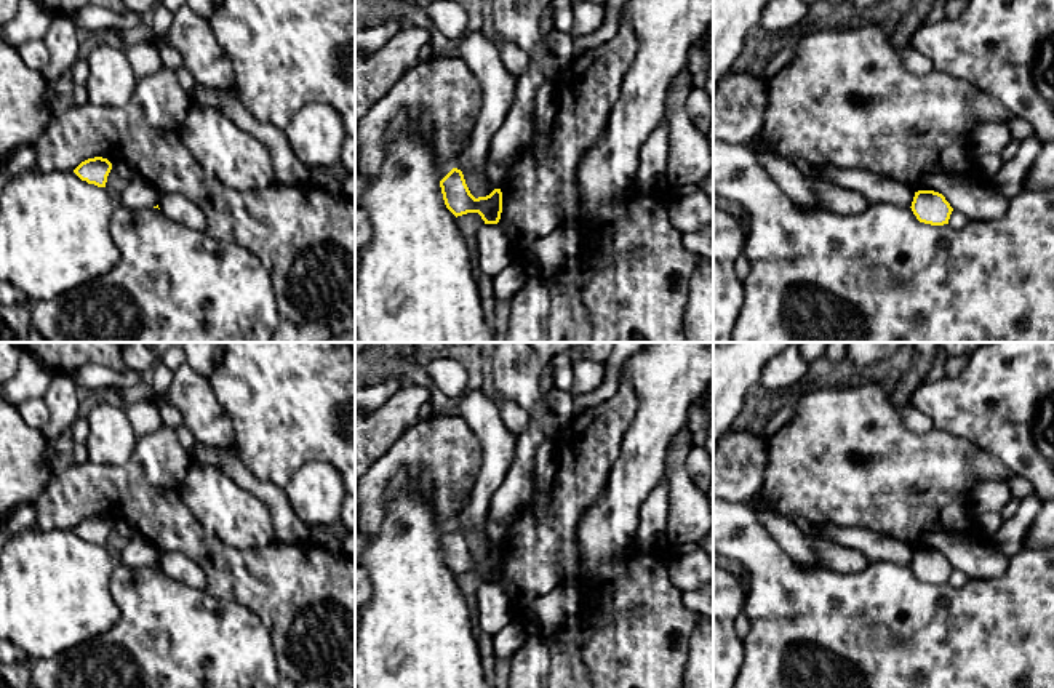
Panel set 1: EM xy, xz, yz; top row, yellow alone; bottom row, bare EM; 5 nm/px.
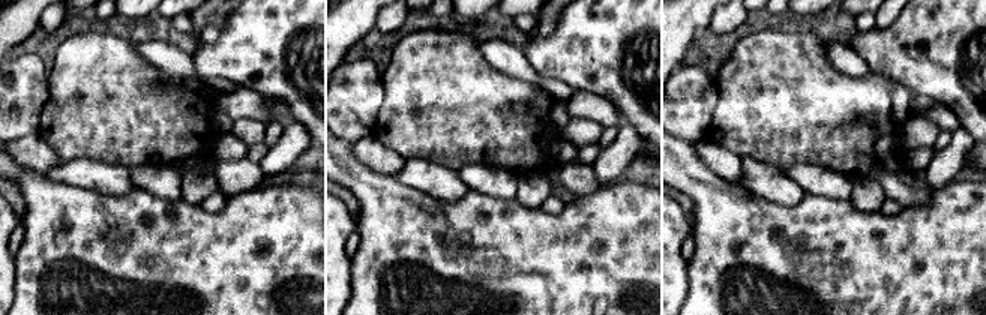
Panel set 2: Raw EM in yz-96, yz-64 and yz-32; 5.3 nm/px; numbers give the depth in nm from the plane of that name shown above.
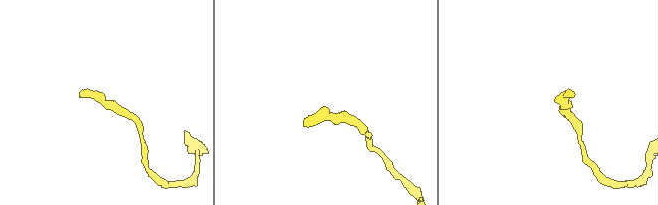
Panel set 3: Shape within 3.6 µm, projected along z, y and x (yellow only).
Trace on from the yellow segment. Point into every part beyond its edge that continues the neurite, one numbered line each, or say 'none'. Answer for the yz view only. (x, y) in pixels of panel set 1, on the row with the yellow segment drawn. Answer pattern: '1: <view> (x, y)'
none

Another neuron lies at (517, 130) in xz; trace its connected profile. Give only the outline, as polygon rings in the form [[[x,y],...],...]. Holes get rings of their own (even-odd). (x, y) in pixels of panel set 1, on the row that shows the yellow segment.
[[[529,58],[528,70],[517,78],[515,101],[502,126],[491,139],[491,147],[483,165],[485,179],[499,189],[517,163],[520,152],[528,146],[534,131],[534,96],[550,77],[541,62]]]

